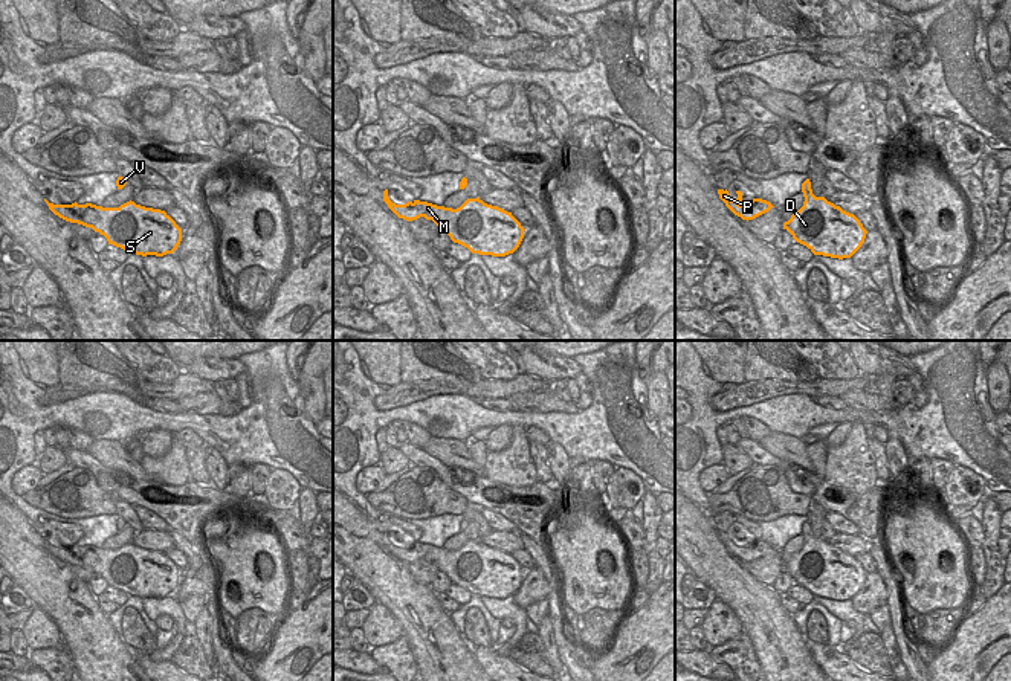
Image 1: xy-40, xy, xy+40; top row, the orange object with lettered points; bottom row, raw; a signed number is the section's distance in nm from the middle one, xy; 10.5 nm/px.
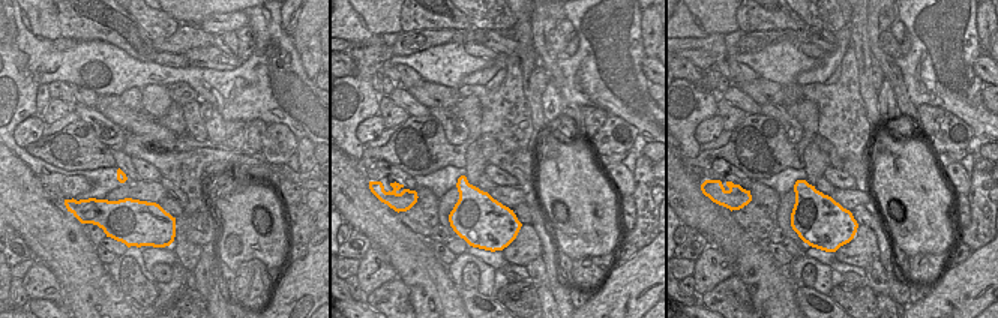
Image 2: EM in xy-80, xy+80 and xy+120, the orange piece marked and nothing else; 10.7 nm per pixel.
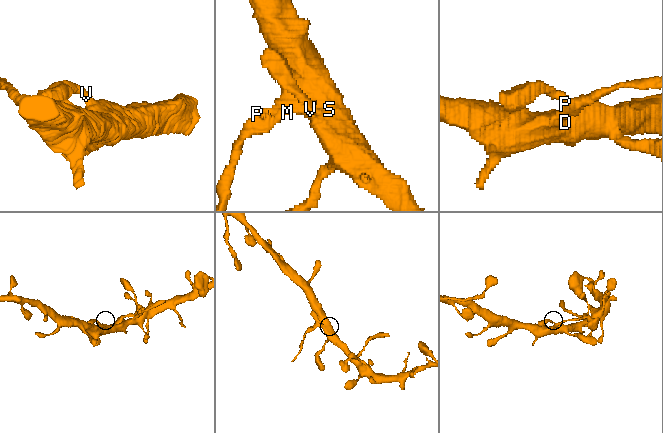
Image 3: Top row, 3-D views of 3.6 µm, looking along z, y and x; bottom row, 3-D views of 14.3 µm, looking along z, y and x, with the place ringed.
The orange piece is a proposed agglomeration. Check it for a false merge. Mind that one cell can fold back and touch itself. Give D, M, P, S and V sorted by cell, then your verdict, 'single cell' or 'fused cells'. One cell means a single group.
D M S V / P; fused cells

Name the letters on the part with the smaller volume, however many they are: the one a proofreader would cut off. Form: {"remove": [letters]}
{"remove": ["P"]}

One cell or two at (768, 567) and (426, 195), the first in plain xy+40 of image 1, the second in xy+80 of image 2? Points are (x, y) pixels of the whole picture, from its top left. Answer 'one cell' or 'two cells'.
one cell

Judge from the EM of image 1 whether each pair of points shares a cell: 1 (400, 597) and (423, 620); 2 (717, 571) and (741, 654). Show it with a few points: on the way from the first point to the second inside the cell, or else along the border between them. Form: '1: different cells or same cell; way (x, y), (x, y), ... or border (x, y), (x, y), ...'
1: same cell; way (406, 600), (420, 614)
2: different cells; border (742, 632), (749, 637), (759, 664)

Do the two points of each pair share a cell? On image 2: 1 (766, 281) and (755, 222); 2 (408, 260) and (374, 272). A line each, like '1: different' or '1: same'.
1: different
2: different

